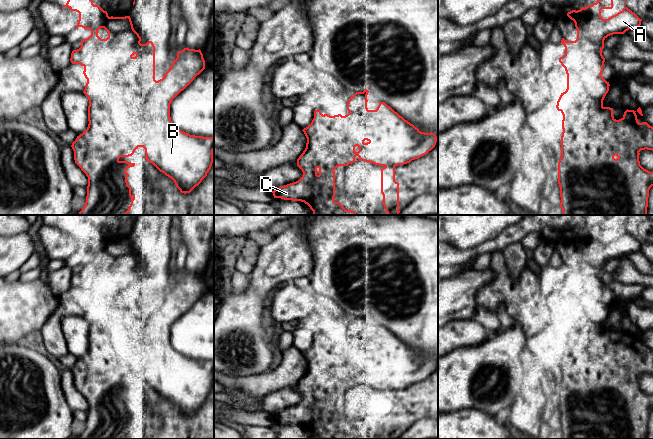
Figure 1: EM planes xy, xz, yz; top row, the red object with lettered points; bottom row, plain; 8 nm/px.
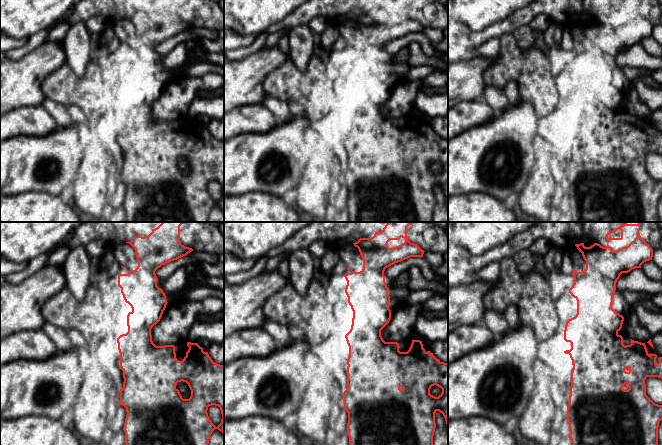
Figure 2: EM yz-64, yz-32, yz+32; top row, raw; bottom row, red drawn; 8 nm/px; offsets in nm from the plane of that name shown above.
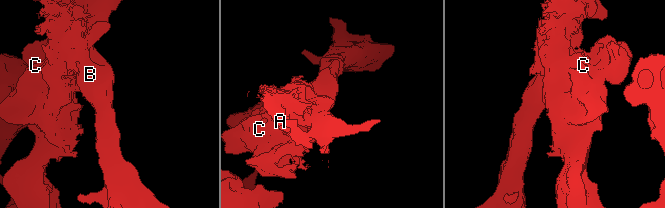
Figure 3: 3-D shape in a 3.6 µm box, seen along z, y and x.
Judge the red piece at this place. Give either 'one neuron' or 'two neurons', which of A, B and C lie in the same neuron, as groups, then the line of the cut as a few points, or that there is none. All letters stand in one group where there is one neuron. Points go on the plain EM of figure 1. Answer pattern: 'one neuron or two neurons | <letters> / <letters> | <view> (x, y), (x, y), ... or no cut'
two neurons | A B / C | yz (639, 375), (582, 357), (559, 384)

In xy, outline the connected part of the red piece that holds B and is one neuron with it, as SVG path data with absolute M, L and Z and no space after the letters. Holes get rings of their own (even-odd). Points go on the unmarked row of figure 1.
M66 215L69 219L68 225L62 231L68 231L71 235L76 235L79 237L79 244L76 252L82 251L84 253L89 253L91 259L81 264L81 271L77 274L73 274L71 277L70 285L72 288L80 288L84 291L83 298L87 303L85 313L83 317L88 321L88 345L91 349L91 364L99 365L103 363L104 360L107 361L107 382L109 385L118 385L120 381L132 380L138 371L143 371L145 373L145 383L152 387L160 396L164 397L166 400L171 402L176 411L181 417L190 417L196 410L198 410L202 404L207 400L207 397L211 393L213 387L213 375L214 375L214 362L213 361L203 361L195 360L185 357L174 350L170 341L170 328L172 324L183 315L197 299L199 299L205 293L205 284L201 274L184 272L182 275L177 276L177 282L173 284L172 289L169 294L165 297L164 301L158 305L155 304L155 270L152 265L148 265L146 268L141 268L141 261L134 254L133 248L130 240L125 241L109 241L107 235L104 235L100 230L94 229L93 225L90 223L89 219L85 215ZM104 252L108 256L108 261L106 263L101 263L98 260L98 254Z

